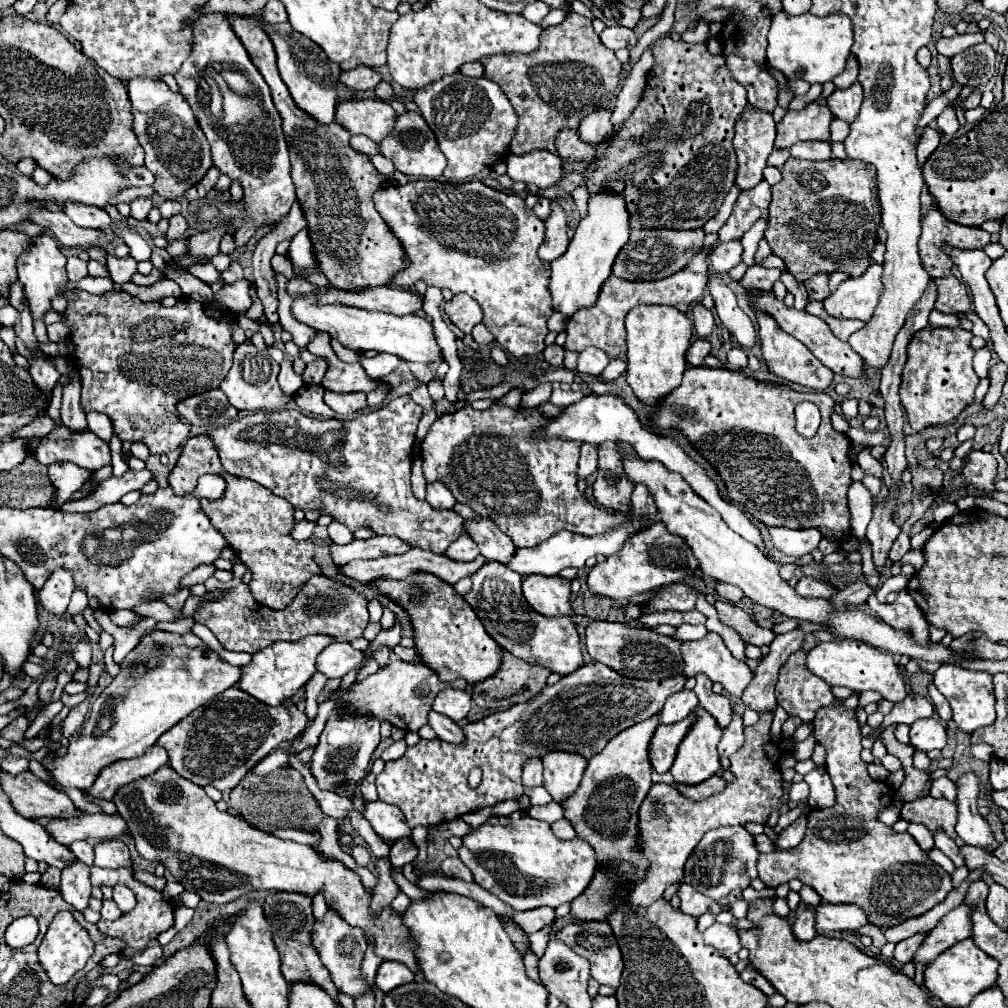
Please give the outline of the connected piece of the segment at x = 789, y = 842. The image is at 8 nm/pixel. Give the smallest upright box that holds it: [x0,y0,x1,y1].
[774,815,807,851]

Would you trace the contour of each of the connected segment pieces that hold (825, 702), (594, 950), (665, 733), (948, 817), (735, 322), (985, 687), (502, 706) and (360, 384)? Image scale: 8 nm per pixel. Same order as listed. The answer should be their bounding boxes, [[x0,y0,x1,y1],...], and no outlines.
[[776,649,838,721],[558,921,622,989],[650,713,696,773],[900,797,956,837],[708,279,758,349],[934,665,996,733],[472,653,550,711],[322,355,390,393]]

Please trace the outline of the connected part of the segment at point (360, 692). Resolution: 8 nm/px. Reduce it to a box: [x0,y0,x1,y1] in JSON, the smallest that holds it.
[340,657,466,731]

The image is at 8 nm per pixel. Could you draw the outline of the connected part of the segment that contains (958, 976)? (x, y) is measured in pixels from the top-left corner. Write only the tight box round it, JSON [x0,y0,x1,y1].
[924,937,996,1007]

